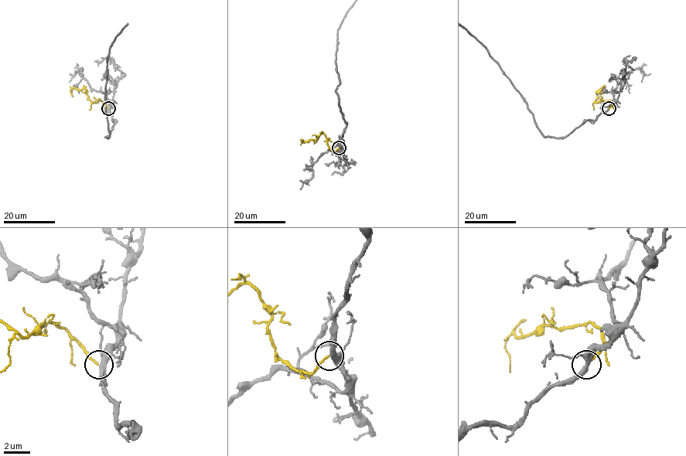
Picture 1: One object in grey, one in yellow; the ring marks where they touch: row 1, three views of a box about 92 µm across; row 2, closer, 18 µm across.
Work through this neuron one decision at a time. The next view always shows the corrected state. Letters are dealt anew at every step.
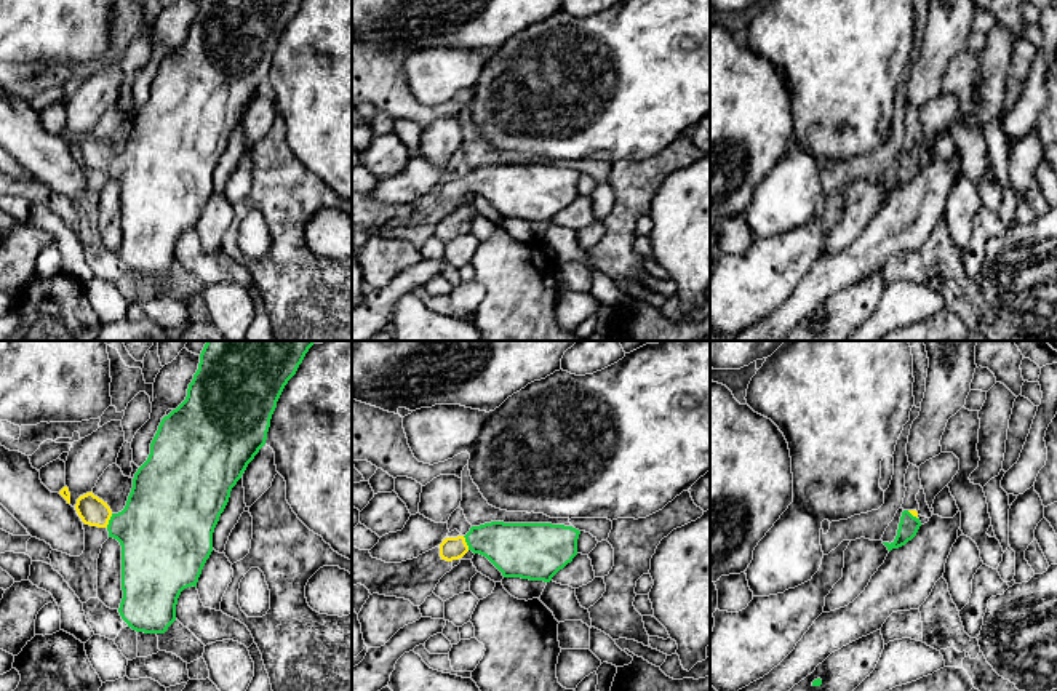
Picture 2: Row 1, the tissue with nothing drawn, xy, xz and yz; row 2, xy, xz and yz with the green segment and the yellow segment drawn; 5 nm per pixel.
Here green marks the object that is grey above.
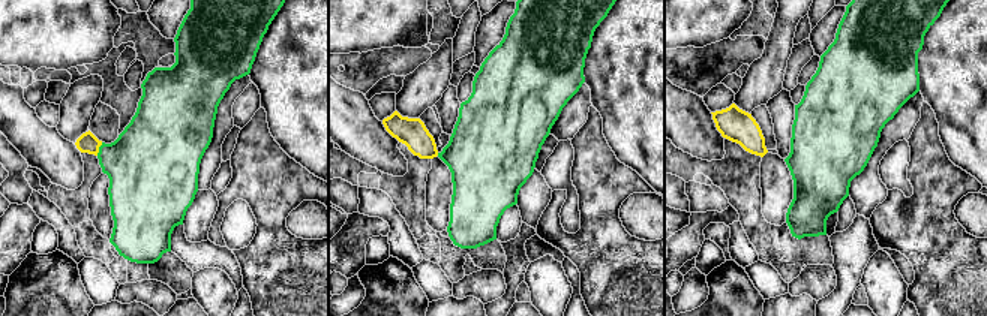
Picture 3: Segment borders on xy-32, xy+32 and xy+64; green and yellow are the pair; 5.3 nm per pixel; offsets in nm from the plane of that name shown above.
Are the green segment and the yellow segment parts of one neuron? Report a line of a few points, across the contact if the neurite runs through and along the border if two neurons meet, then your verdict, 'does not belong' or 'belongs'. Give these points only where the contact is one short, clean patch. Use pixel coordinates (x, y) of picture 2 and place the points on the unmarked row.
line xy (157, 171), (120, 168), (109, 162), (93, 152); belongs

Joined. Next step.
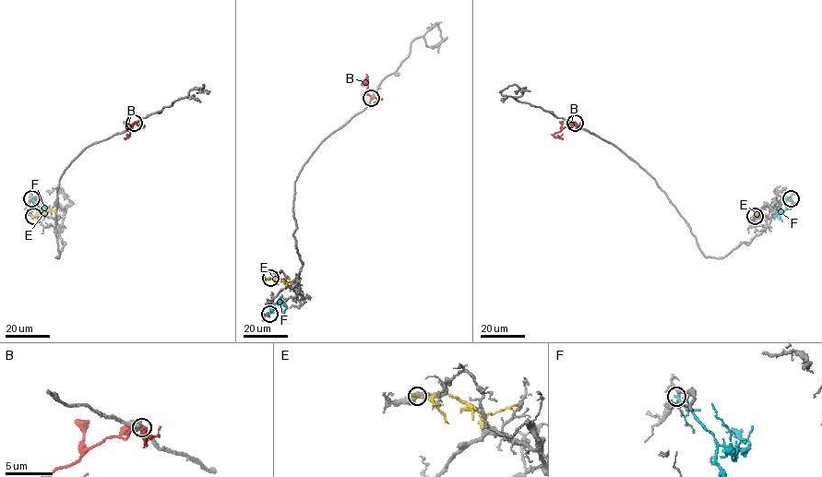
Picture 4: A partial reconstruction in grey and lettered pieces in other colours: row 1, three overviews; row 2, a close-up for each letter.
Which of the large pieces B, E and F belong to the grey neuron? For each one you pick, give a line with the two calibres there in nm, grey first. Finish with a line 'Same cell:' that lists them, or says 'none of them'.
Same cell: none of them

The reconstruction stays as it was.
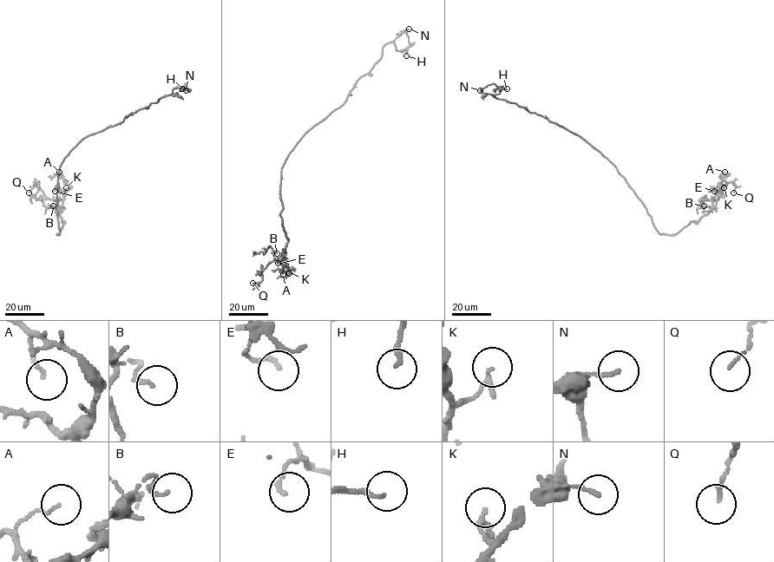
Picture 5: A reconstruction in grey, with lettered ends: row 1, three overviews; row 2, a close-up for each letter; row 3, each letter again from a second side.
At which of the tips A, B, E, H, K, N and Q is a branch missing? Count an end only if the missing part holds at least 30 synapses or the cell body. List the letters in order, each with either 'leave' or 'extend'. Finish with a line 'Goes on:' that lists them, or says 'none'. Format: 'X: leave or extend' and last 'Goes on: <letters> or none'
A: leave
B: leave
E: leave
H: leave
K: leave
N: leave
Q: leave
Goes on: none

